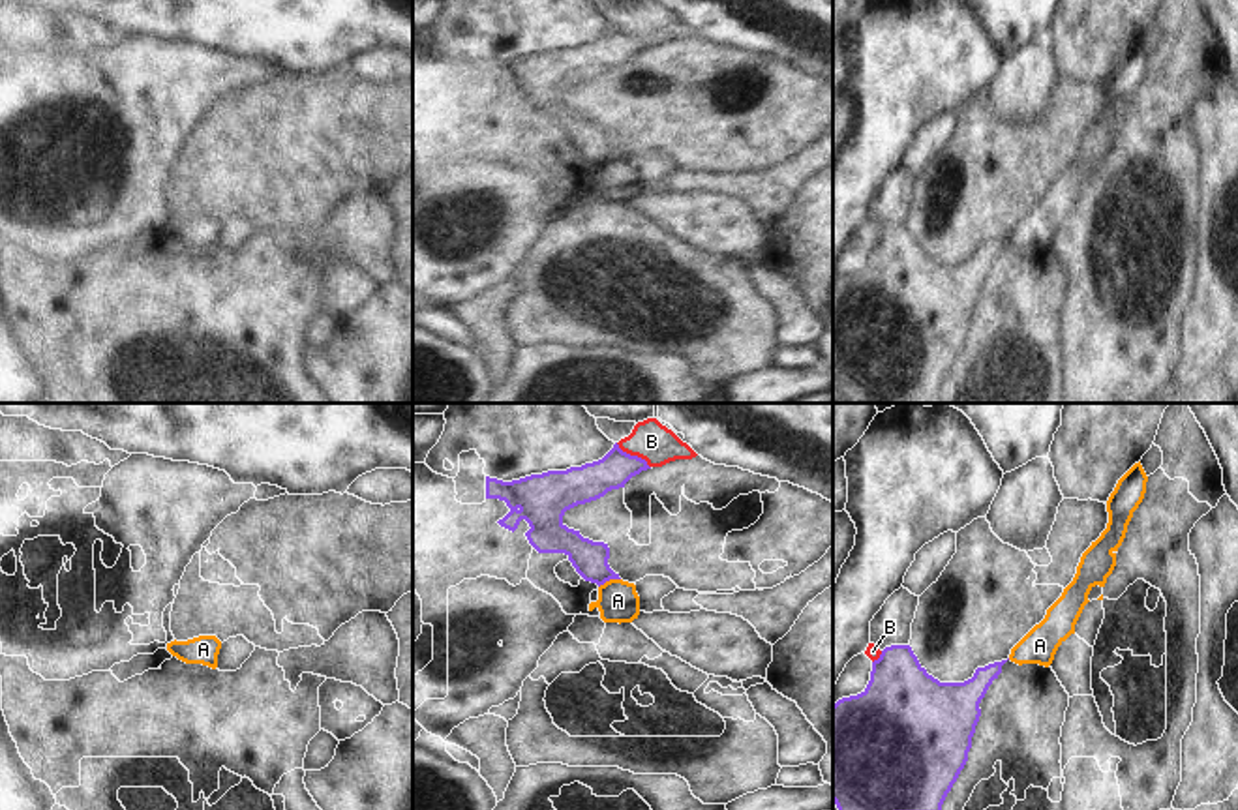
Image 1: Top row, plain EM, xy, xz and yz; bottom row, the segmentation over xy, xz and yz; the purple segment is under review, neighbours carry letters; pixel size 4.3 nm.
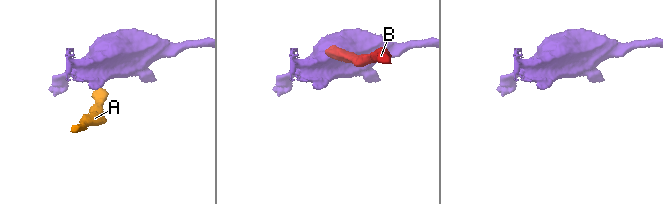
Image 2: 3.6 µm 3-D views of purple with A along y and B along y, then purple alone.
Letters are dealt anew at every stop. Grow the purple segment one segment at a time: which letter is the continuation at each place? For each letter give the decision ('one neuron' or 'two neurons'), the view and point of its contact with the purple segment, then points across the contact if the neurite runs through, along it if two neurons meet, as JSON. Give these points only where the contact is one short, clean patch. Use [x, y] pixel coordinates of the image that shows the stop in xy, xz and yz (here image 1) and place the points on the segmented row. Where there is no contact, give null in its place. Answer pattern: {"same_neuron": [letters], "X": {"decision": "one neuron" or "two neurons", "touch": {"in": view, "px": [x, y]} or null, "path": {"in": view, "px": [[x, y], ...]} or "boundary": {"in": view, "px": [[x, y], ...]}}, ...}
{"same_neuron": [], "A": {"decision": "two neurons", "touch": {"in": "xz", "px": [608, 580]}, "boundary": {"in": "xz", "px": [[619, 578], [610, 578], [599, 587]]}}, "B": {"decision": "two neurons", "touch": {"in": "xz", "px": [634, 456]}, "boundary": {"in": "xz", "px": [[616, 443], [623, 450], [640, 456], [649, 467]]}}}

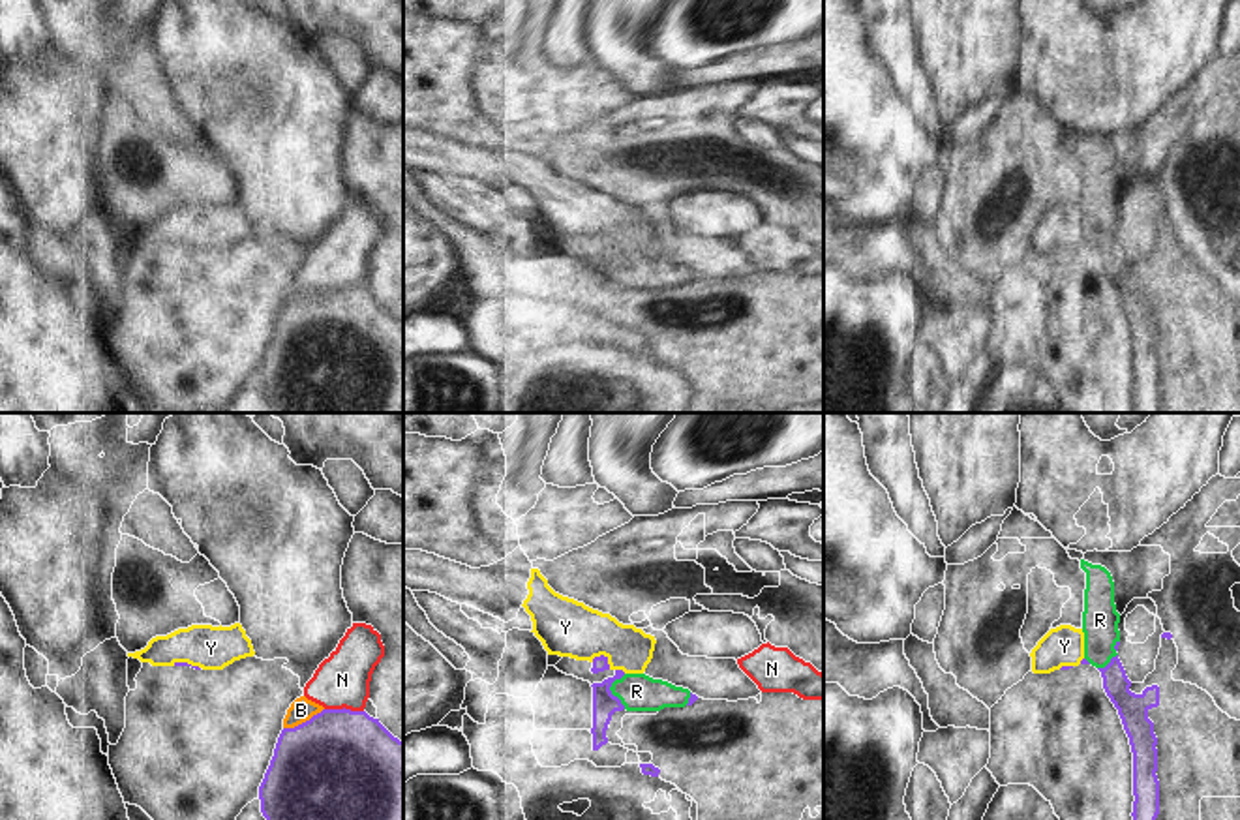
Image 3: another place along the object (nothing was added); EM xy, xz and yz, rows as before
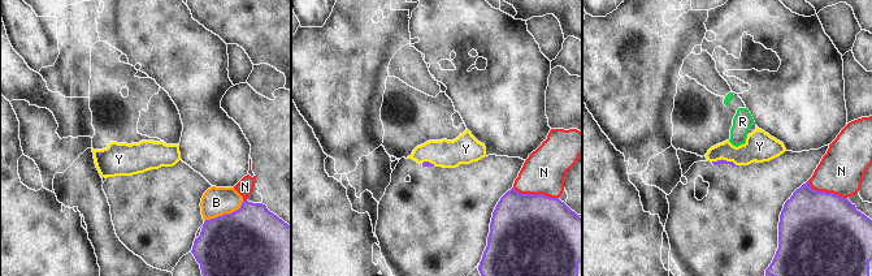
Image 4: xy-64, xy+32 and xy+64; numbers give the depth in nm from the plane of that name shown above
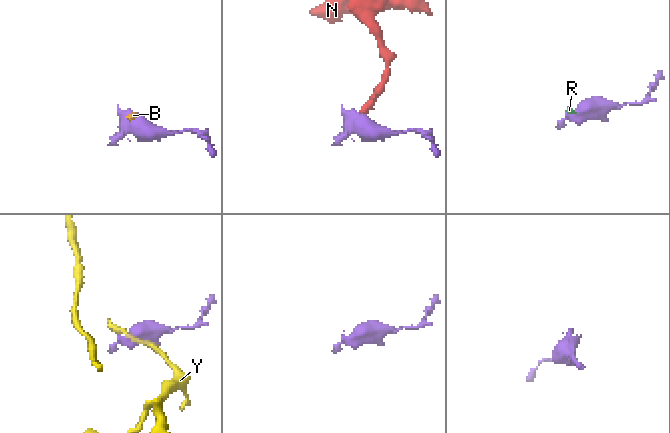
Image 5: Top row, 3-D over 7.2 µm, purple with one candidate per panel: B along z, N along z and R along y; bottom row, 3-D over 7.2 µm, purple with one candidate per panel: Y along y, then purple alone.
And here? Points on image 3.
{"same_neuron": ["R"], "B": {"decision": "two neurons", "touch": {"in": "xy", "px": [302, 723]}, "boundary": {"in": "xy", "px": [[323, 708], [308, 719], [284, 728]]}}, "N": {"decision": "two neurons", "touch": {"in": "xy", "px": [344, 708]}, "boundary": {"in": "xy", "px": [[325, 708], [362, 712]]}}, "R": {"decision": "one neuron", "touch": {"in": "xz", "px": [610, 691]}, "path": {"in": "xz", "px": [[604, 704], [610, 691], [636, 691]]}}, "Y": {"decision": "two neurons", "touch": {"in": "xz", "px": [604, 657]}}}

